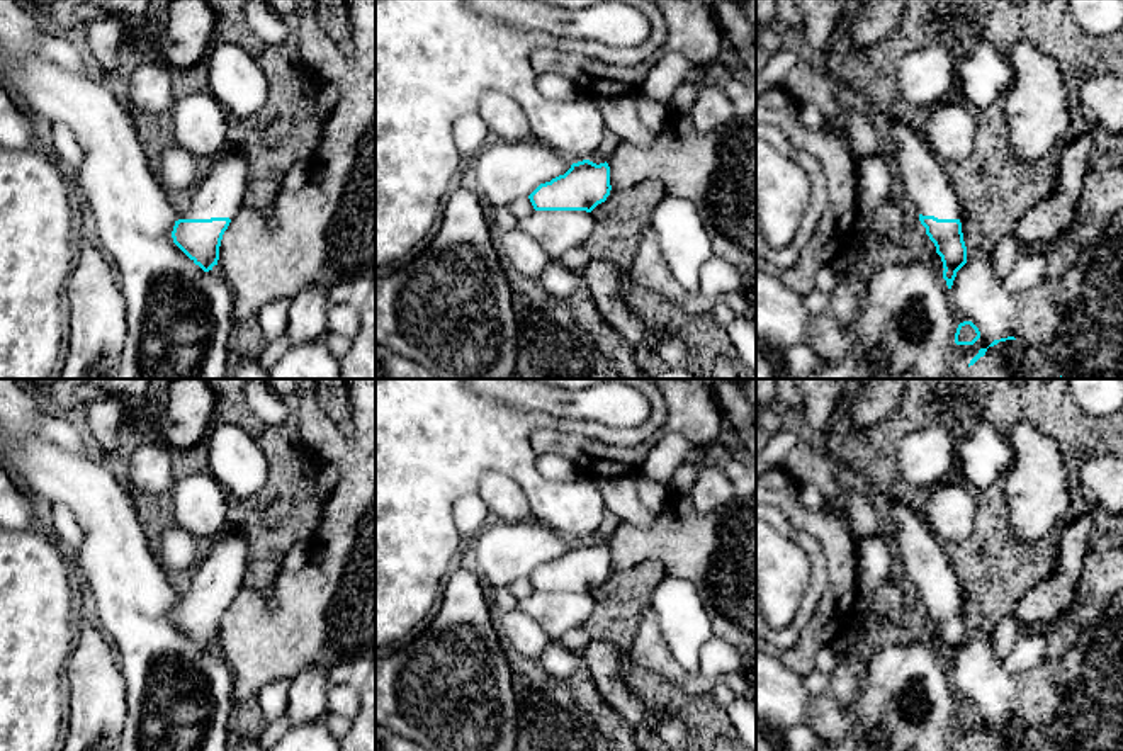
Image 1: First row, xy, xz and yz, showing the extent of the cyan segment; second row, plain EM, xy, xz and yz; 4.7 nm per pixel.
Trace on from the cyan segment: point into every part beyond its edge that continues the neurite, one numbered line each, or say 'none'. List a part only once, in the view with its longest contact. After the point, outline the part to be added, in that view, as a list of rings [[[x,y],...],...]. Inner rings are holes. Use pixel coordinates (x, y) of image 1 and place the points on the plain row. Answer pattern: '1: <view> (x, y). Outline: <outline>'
1: xy (226, 558). Outline: [[[228,527],[223,535],[204,544],[202,556],[204,559],[180,600],[234,600],[251,562],[246,539]]]

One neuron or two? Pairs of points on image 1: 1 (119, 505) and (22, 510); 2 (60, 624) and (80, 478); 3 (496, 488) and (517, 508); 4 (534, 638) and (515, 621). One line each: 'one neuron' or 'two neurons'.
1: two neurons
2: two neurons
3: one neuron
4: one neuron

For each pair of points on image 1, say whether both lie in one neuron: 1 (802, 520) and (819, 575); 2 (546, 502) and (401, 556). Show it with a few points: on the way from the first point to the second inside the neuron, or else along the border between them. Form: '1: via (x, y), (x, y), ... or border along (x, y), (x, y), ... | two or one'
1: border along (773, 507), (819, 542), (824, 566) | two
2: via (507, 463), (473, 463), (422, 513) | one

